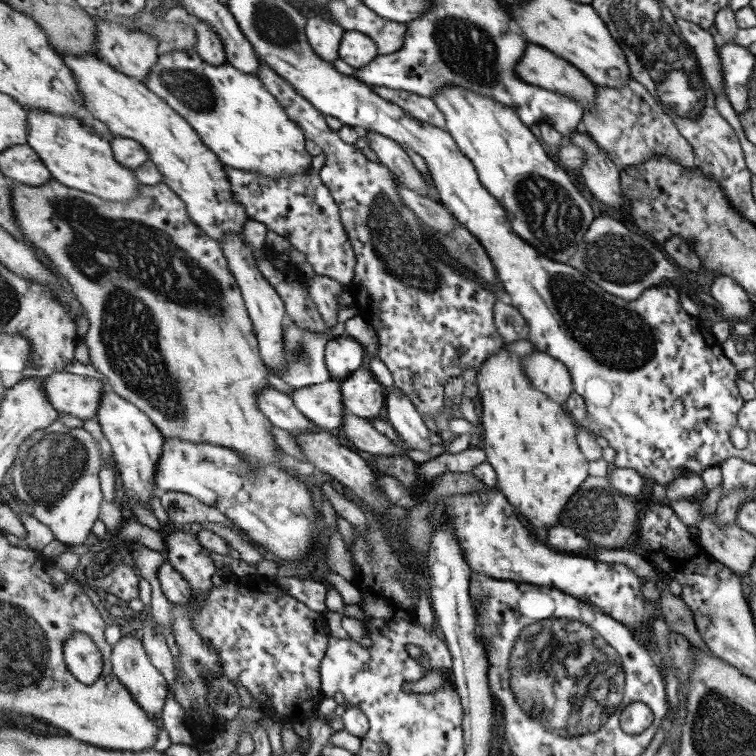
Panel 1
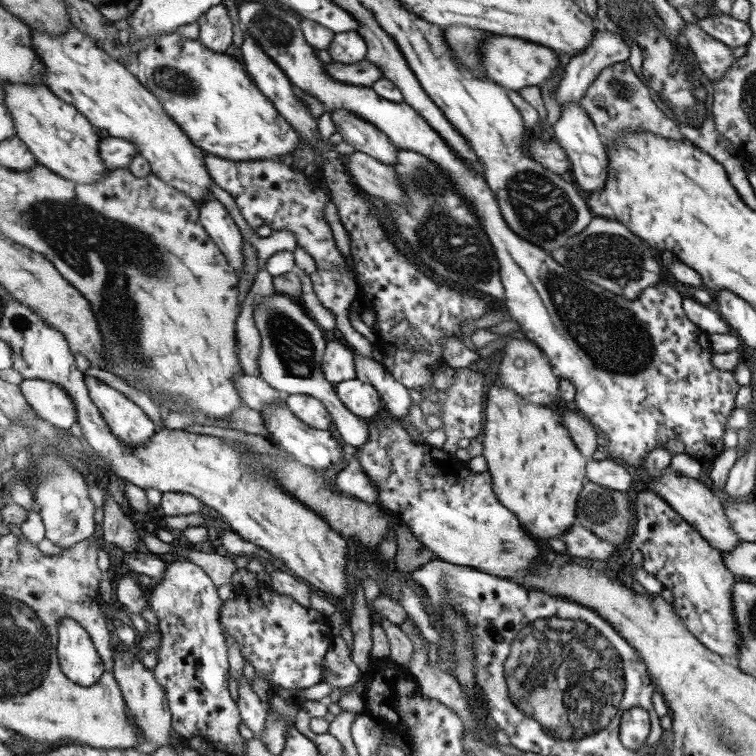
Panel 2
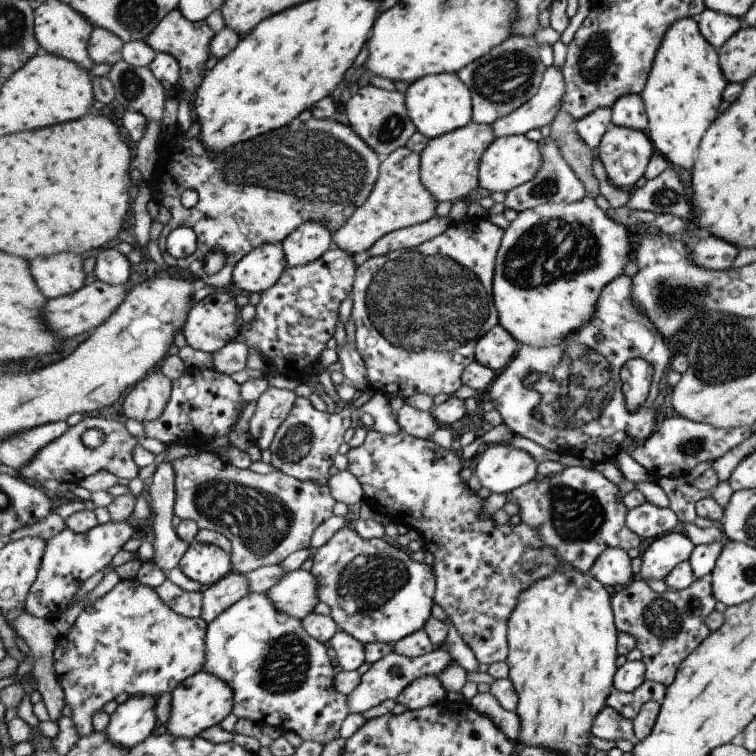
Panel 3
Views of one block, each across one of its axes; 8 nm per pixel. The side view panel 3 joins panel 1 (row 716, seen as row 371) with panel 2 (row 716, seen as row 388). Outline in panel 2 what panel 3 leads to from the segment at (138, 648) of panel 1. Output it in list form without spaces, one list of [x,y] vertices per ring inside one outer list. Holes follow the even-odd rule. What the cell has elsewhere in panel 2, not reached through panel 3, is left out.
[[[140,659],[134,660],[132,665],[123,665],[121,660],[116,661],[114,673],[117,682],[120,683],[124,699],[127,702],[128,710],[131,710],[132,718],[136,725],[140,727],[143,740],[158,743],[159,747],[170,744],[172,738],[172,710],[169,708],[168,694],[164,686],[156,679],[156,673],[143,666]]]

